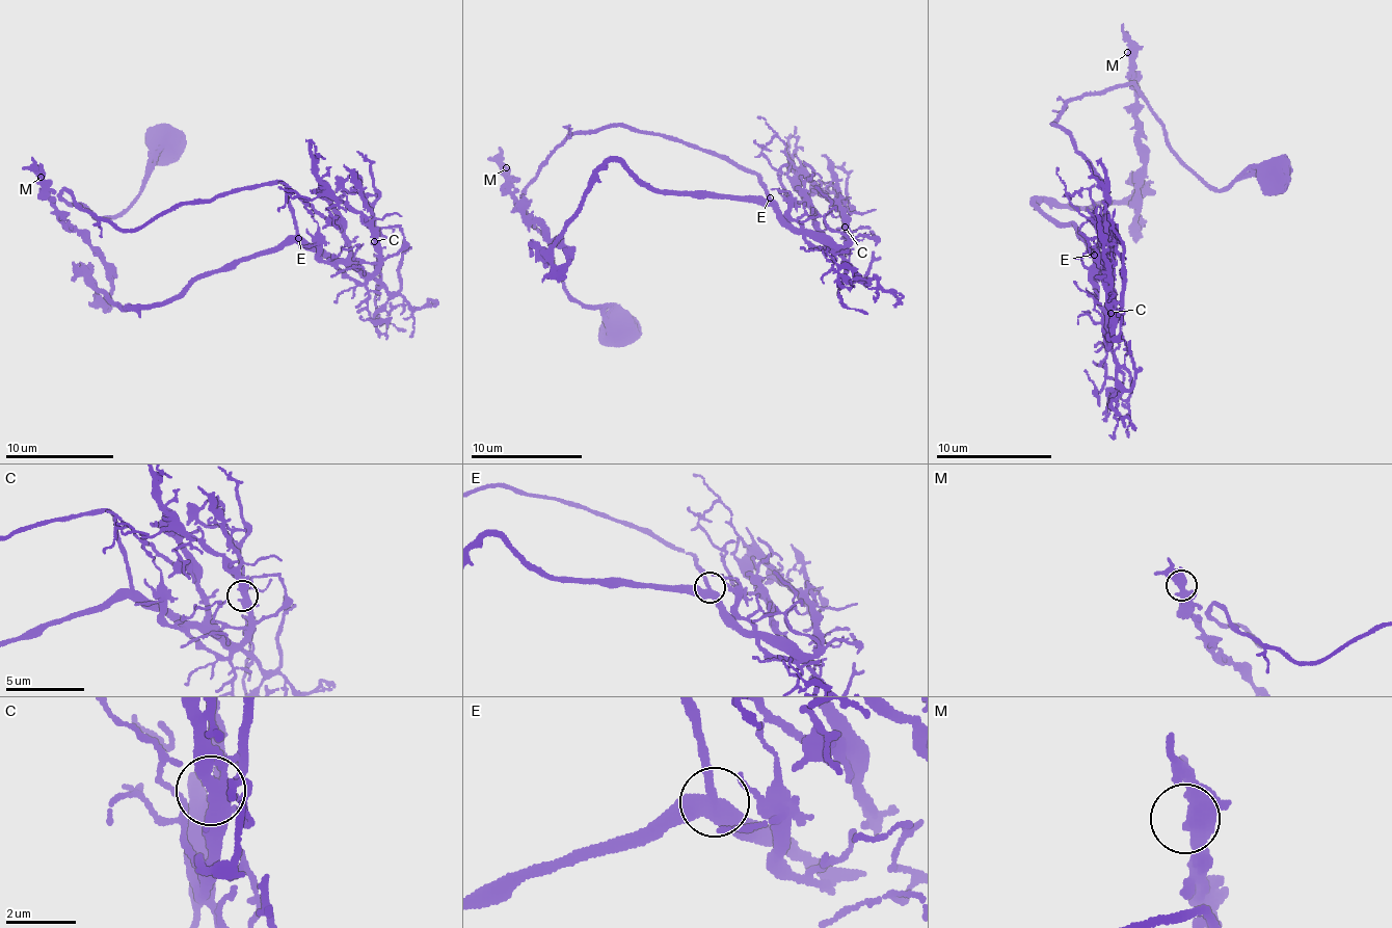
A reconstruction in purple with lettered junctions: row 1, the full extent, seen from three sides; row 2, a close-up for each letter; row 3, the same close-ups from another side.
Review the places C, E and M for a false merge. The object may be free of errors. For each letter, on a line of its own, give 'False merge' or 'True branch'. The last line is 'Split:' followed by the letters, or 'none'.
C: True branch
E: True branch
M: True branch
Split: none

